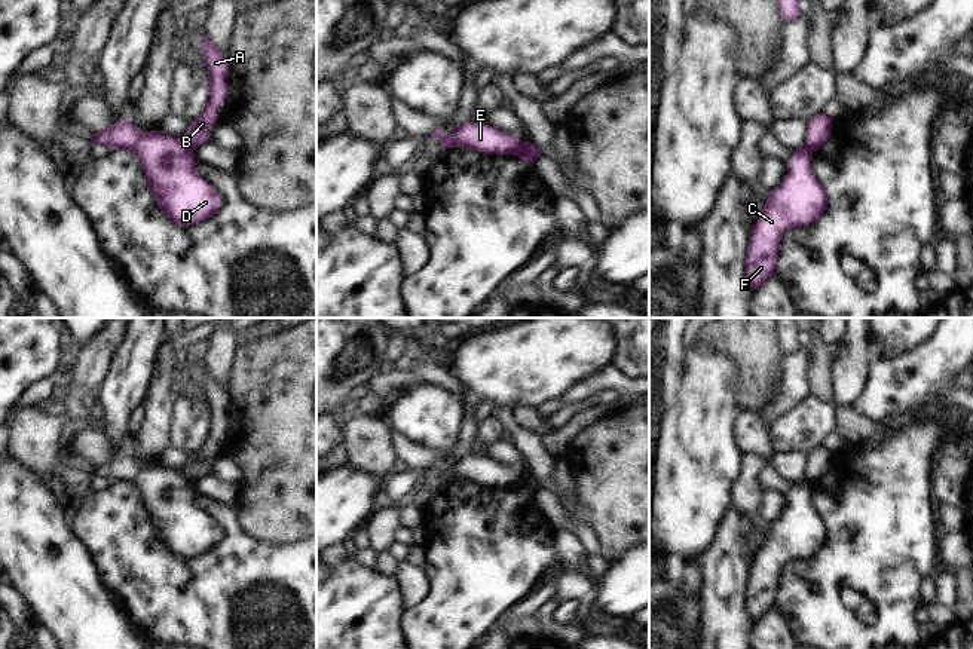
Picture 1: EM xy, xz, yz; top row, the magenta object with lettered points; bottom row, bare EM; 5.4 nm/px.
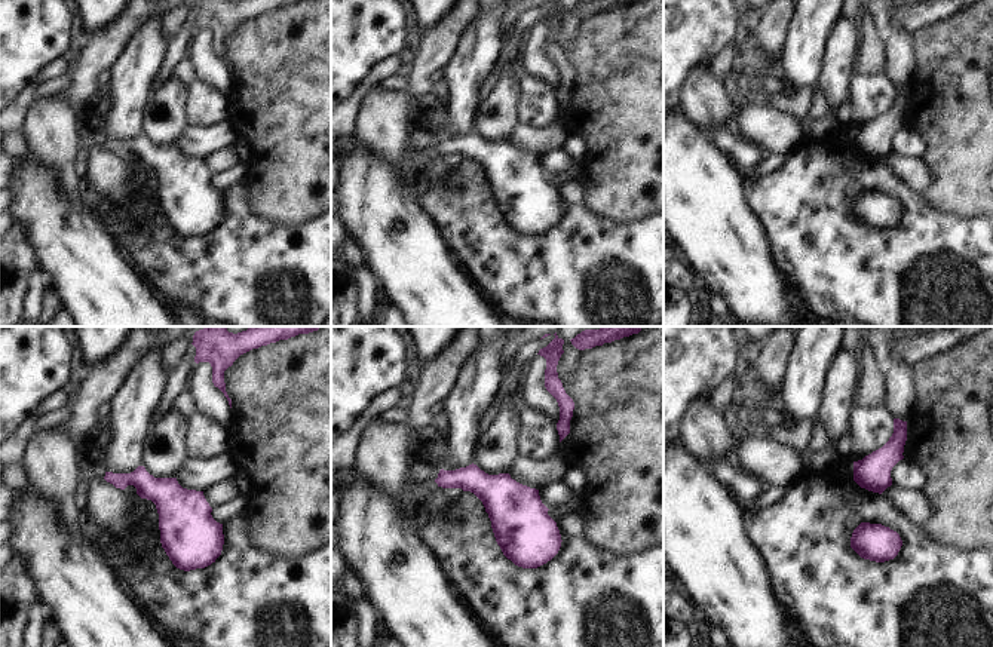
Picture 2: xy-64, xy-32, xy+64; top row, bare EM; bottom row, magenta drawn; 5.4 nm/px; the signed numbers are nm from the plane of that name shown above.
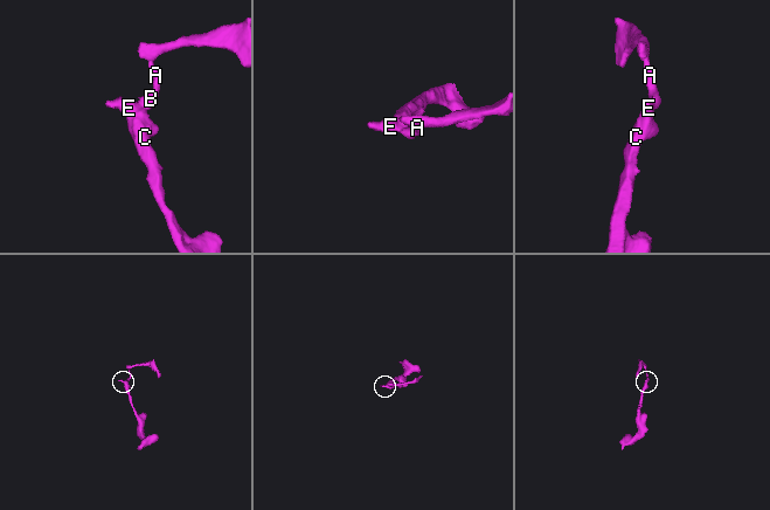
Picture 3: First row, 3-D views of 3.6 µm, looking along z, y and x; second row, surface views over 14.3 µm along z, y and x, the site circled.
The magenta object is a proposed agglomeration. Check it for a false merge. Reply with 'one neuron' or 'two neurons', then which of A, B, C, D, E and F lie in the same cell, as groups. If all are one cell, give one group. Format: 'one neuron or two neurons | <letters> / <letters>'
two neurons | A B / C D E F

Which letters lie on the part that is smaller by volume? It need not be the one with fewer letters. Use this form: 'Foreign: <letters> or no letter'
Foreign: A, B

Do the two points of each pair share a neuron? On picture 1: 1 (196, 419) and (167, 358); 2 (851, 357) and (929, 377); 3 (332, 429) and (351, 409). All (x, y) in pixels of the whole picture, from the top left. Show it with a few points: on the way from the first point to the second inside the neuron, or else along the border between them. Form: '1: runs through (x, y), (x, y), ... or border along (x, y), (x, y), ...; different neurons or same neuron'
1: border along (176, 394), (170, 431); different neurons
2: border along (872, 354), (869, 376), (860, 395); different neurons
3: runs through (336, 425), (348, 413); same neuron

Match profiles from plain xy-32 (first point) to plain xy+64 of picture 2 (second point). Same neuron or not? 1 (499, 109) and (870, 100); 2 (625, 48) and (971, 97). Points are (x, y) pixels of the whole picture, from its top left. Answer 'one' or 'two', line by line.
1: two
2: one

